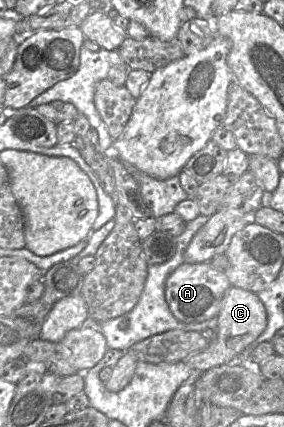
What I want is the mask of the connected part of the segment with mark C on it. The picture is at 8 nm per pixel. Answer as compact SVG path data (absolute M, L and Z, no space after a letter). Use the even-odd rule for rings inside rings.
M231 286L227 289L220 302L214 340L203 351L189 356L186 363L197 372L204 372L213 367L227 364L235 360L265 330L266 325L266 310L258 295Z

